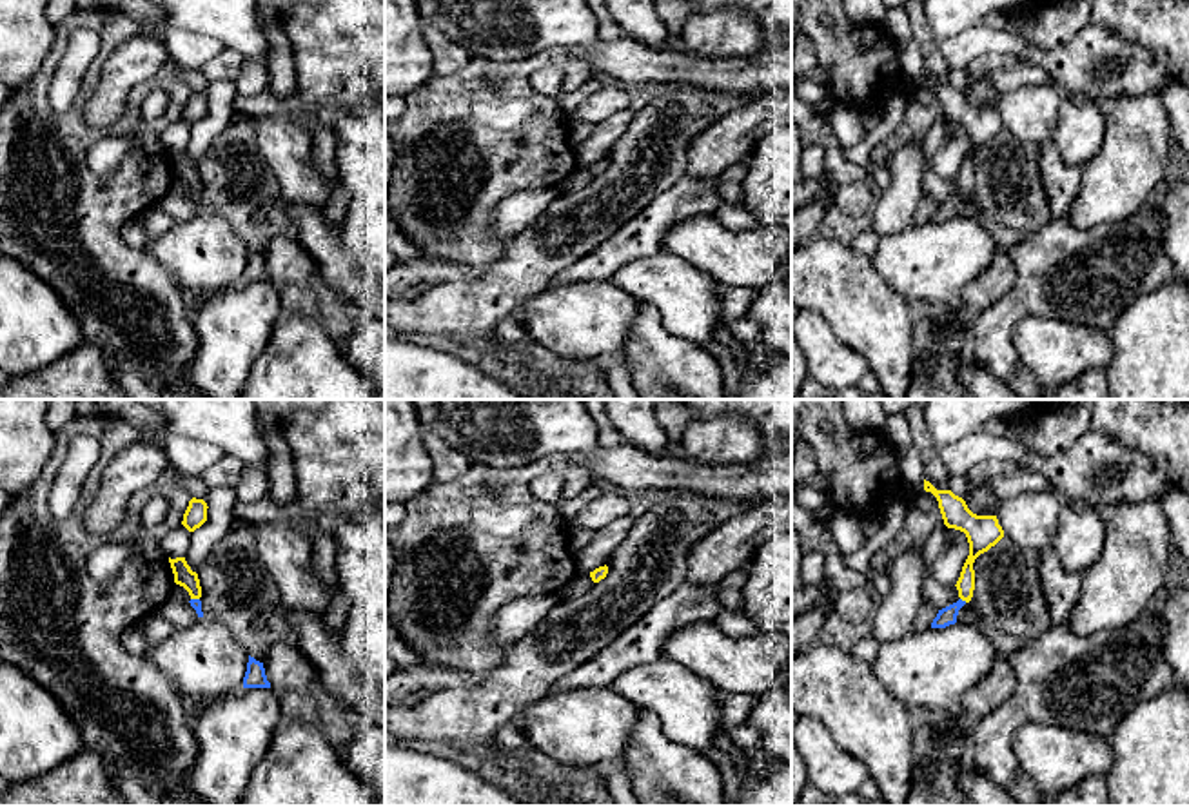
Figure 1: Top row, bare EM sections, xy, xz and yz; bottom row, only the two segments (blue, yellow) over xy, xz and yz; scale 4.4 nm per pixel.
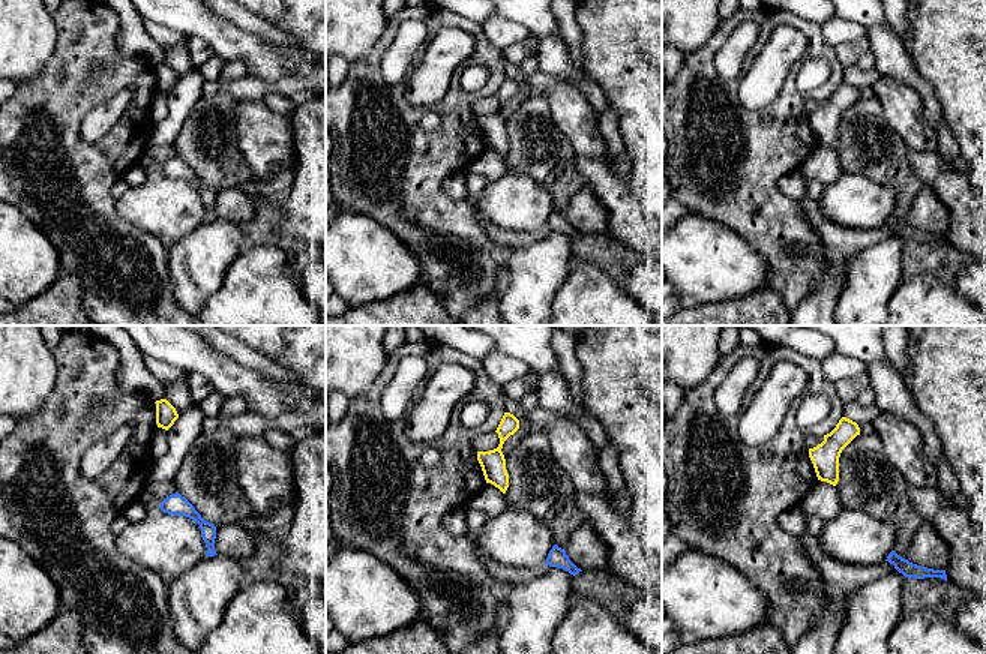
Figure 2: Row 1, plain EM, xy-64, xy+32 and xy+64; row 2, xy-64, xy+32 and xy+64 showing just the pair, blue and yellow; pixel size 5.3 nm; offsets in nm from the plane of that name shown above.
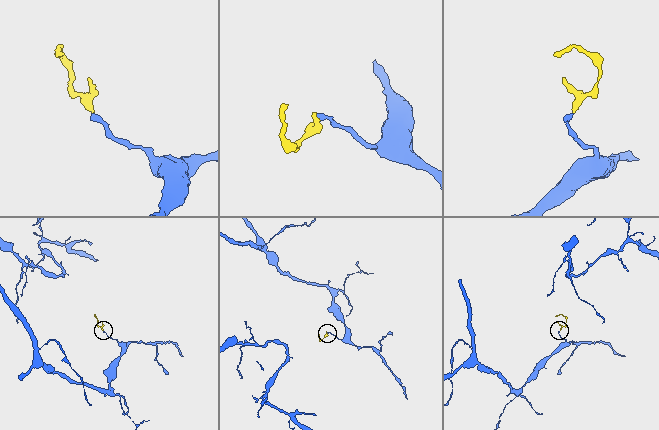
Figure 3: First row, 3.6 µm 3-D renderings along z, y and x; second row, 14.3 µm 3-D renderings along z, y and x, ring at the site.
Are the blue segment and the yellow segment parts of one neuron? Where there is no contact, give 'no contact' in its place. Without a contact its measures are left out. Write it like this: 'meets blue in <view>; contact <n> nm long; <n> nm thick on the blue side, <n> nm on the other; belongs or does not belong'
meets blue in yz; contact 40 nm long; 80 nm thick on the blue side, 80 nm on the other; belongs

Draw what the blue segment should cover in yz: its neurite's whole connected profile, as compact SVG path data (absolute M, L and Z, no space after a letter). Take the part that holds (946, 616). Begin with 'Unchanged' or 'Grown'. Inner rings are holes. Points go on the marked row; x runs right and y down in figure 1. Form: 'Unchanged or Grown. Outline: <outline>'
Grown. Outline: M924 479L924 490L931 492L937 501L948 528L955 528L966 534L969 543L969 555L962 566L957 581L958 601L938 610L931 623L931 628L946 628L957 623L958 610L971 601L975 590L975 559L995 546L1002 537L1004 530L998 525L997 516L977 516L966 501L955 496L951 490L937 490L929 481Z

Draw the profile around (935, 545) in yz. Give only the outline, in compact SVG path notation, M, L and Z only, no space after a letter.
M940 525L933 530L933 534L926 539L920 548L920 555L924 561L924 575L920 583L922 601L931 603L938 610L957 603L958 590L957 586L944 586L935 579L933 565L935 561L948 550L948 526Z

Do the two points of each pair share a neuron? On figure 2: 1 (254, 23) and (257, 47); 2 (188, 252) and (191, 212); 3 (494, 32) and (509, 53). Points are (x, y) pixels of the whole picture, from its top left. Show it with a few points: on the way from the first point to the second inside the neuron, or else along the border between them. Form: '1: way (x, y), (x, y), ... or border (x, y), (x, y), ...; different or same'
1: border (224, 18), (258, 35), (264, 41); different
2: border (206, 221), (168, 248); different
3: border (530, 35), (502, 51); different

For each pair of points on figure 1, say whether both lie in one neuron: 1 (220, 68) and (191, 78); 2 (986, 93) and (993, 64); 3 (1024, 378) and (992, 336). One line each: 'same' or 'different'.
1: different
2: different
3: different

